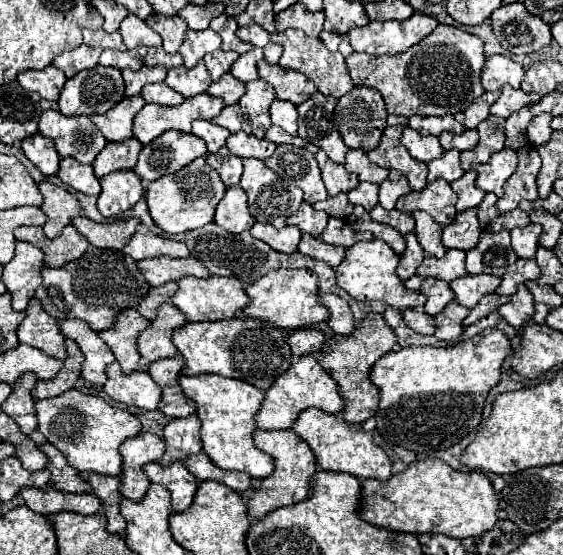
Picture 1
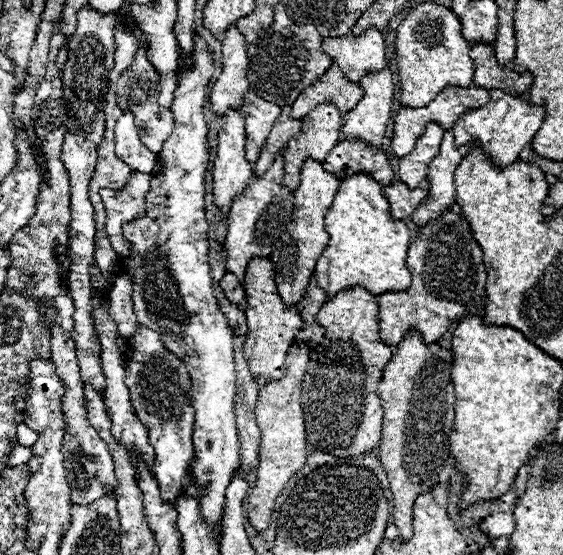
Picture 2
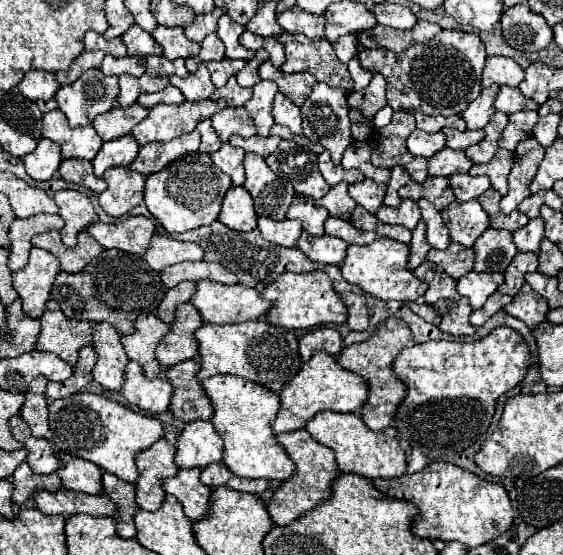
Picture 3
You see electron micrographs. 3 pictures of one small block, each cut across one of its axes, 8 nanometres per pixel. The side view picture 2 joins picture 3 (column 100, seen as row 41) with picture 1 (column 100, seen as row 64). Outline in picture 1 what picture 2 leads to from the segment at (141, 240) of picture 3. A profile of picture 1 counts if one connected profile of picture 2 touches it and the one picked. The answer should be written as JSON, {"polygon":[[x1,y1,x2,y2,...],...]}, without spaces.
{"polygon":[[76,216,70,224,96,248,122,250,126,242,130,240,130,236,138,230,140,220,122,218,122,220,112,220,112,222,94,222,86,216]]}

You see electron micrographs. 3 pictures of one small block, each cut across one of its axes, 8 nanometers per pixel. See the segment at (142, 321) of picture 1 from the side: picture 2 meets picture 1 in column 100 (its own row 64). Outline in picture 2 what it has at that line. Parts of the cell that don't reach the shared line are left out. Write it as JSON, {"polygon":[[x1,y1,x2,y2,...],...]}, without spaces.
{"polygon":[[332,62,332,66,320,76,320,80,312,86,308,86,292,104,292,118,302,118,306,116,316,104,324,102,324,98,330,98,342,114,352,110,362,96,362,86,360,82,350,82,340,66]]}

